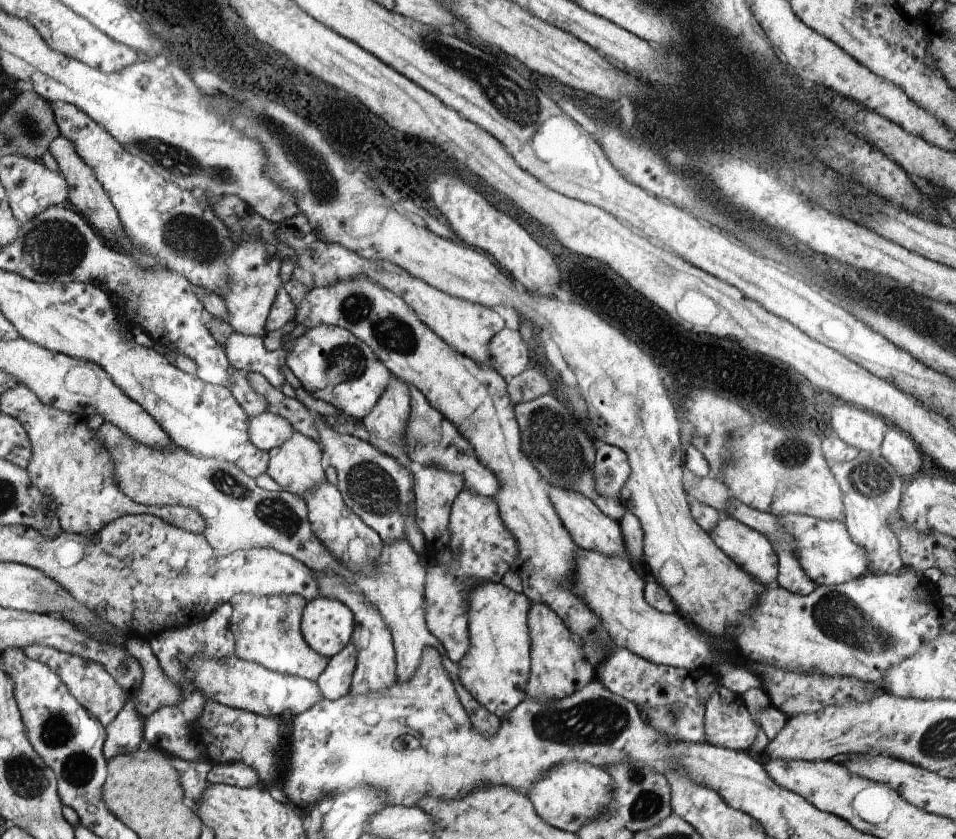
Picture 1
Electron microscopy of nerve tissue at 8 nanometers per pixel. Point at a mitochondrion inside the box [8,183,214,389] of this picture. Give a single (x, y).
(52, 247)

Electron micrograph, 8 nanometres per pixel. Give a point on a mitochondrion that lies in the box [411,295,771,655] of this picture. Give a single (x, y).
(547, 437)

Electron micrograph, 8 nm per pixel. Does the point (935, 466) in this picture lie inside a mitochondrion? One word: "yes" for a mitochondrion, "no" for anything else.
no

